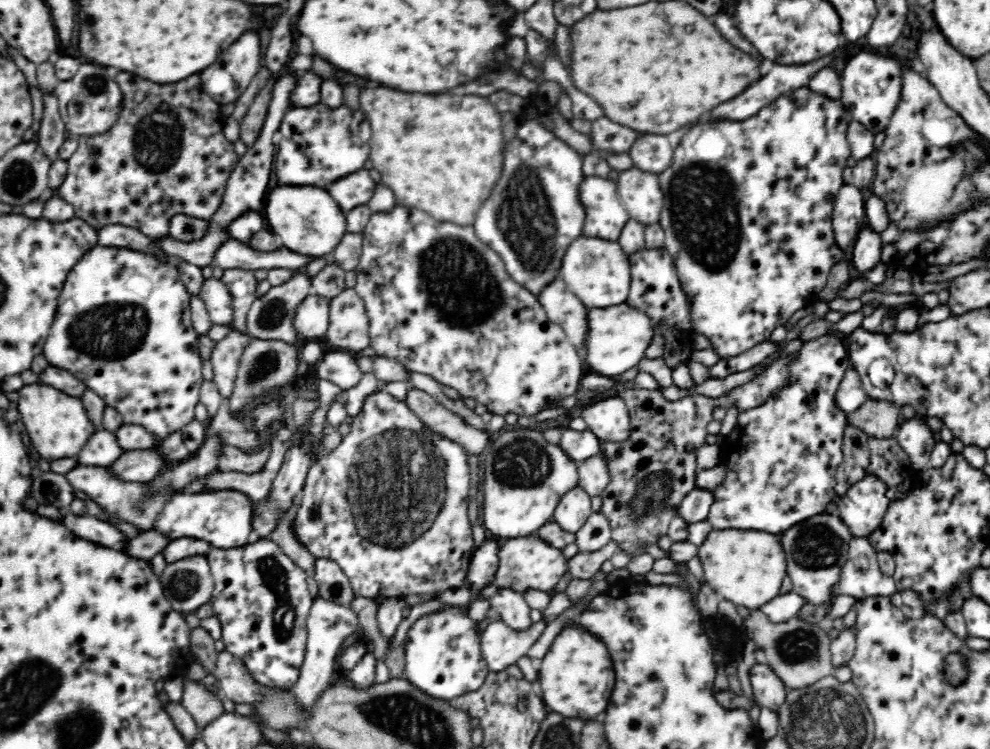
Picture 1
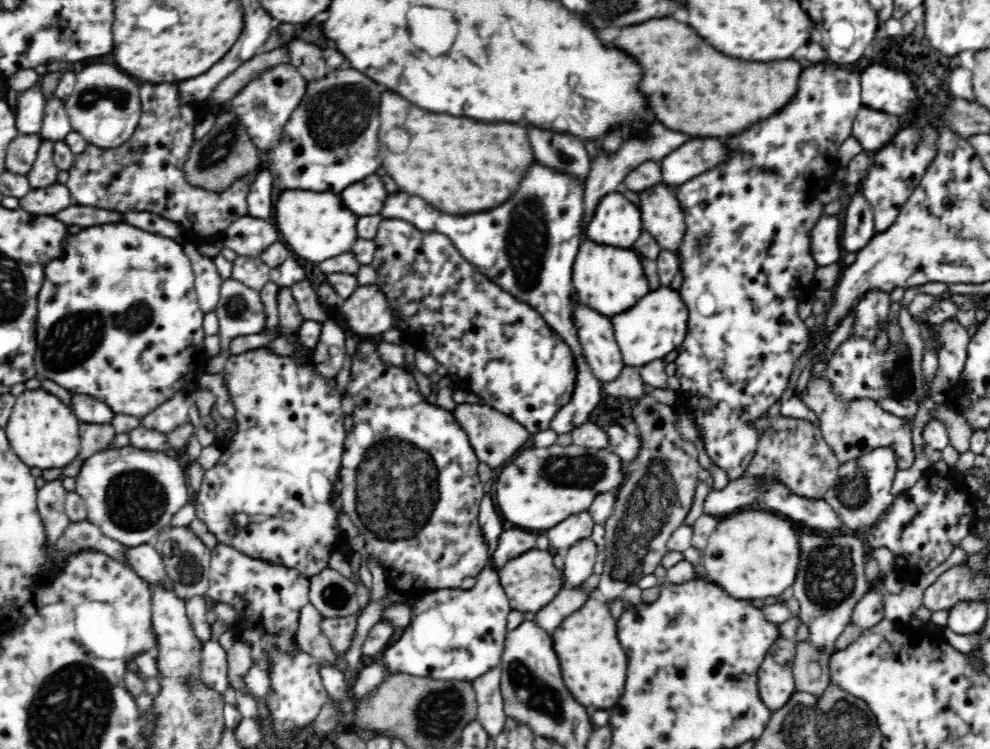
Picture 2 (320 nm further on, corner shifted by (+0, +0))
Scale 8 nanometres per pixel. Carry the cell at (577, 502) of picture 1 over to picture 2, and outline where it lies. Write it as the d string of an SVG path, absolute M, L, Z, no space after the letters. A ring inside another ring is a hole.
M584 511L570 515L544 533L554 549L566 552L579 540L589 538L594 524L589 511Z

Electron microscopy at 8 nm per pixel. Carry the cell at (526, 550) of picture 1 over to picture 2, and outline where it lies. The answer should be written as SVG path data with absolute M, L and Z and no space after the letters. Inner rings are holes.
M537 547L509 560L499 571L500 584L510 601L511 610L538 612L542 610L563 586L561 571L556 568L553 554Z

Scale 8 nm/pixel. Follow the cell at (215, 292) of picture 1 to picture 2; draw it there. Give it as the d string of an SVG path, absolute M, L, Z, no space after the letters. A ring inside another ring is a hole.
M224 280L215 313L220 324L221 350L218 354L228 353L230 342L238 336L266 331L266 309L260 288L250 288L238 280Z

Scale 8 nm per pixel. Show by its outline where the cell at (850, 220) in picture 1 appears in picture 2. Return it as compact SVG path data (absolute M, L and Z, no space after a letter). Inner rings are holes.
M822 215L810 230L810 255L819 266L841 262L844 251L840 244L840 218Z

